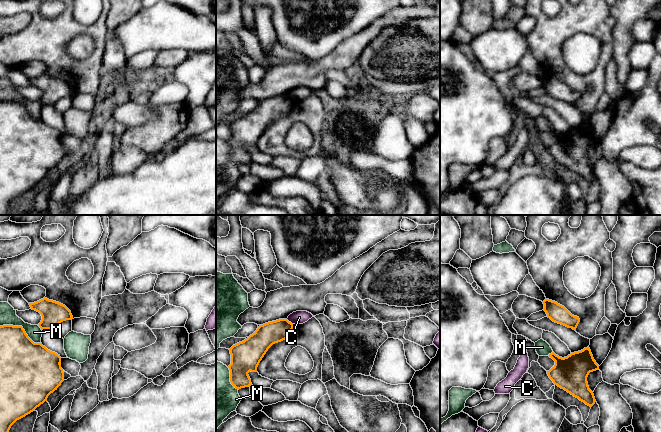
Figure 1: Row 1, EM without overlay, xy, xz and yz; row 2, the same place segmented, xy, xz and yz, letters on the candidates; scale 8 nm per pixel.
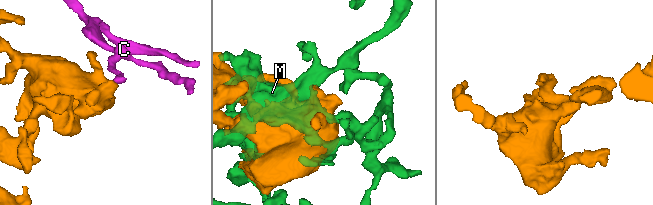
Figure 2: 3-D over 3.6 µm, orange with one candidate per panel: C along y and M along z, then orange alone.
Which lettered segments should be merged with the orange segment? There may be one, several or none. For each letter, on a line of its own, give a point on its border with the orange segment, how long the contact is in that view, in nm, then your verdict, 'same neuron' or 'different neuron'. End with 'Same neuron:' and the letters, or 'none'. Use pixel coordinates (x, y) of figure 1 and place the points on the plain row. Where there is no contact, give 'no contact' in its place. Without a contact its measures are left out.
C: xz (288, 97) | 70 nm | different neuron
M: xy (22, 103) | 360 nm | different neuron
Same neuron: none

